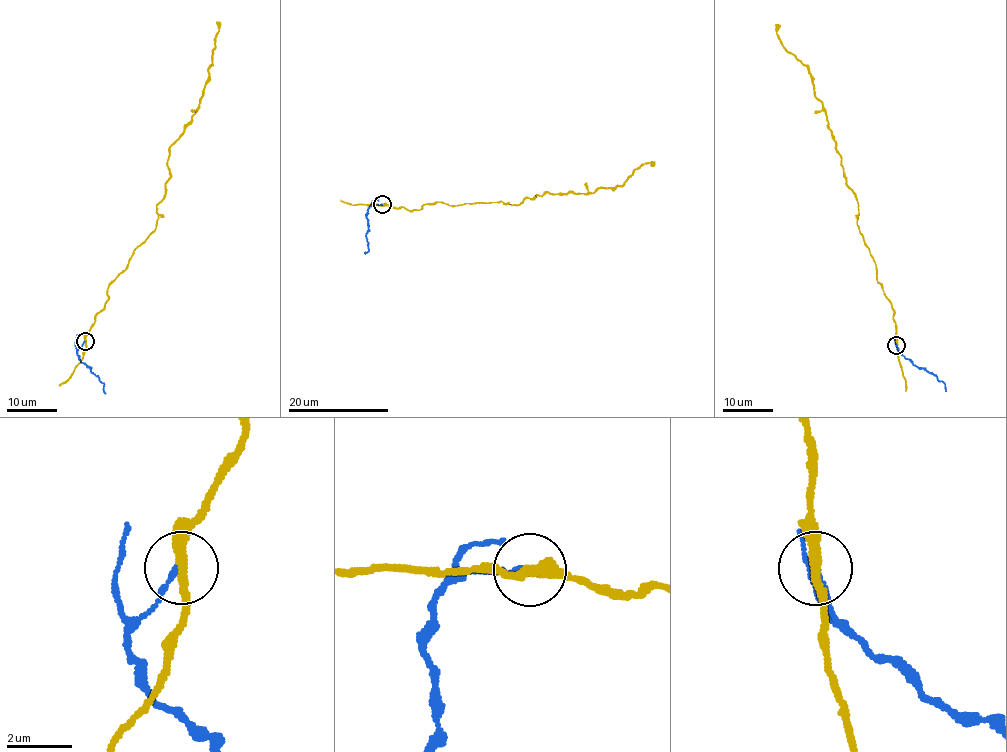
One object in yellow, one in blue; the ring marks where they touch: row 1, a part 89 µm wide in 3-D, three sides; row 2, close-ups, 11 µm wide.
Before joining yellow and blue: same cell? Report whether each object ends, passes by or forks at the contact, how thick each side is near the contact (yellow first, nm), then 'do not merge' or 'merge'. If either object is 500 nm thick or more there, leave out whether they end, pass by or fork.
yellow passes by | blue ends | 280/170 nm | do not merge

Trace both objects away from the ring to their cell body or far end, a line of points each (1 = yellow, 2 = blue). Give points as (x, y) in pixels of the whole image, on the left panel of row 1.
1: (85, 341), (107, 300), (108, 287), (156, 226), (157, 205), (170, 175), (170, 147), (203, 94), (217, 22)
2: (85, 341), (78, 354), (102, 382), (106, 394)

